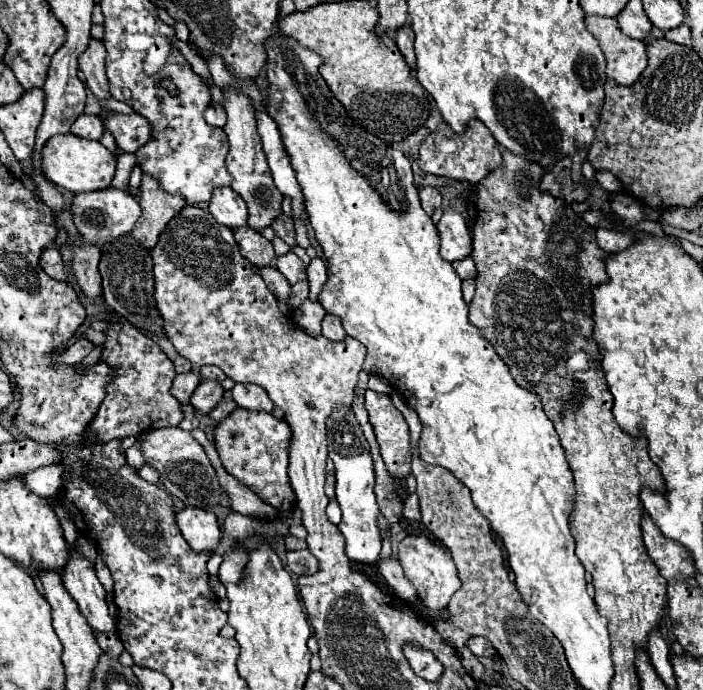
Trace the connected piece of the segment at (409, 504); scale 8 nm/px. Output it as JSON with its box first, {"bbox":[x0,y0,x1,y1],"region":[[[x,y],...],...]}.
{"bbox":[404,493,420,521],"region":[[[411,493],[404,501],[404,517],[412,521],[420,521],[420,503],[416,493]]]}

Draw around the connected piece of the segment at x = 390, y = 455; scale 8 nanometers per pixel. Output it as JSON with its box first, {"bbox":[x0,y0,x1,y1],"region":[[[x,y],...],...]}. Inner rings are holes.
{"bbox":[364,391,410,477],"region":[[[366,391],[364,407],[374,427],[380,455],[386,469],[394,477],[406,477],[410,473],[410,429],[402,413],[394,407],[392,399],[384,393]]]}

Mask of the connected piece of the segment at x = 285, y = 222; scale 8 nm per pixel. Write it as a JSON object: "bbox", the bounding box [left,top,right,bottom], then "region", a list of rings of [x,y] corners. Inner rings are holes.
{"bbox":[272,211,296,247],"region":[[[280,211],[280,215],[274,219],[272,229],[274,229],[274,233],[276,233],[280,239],[284,239],[290,247],[296,243],[296,241],[294,241],[294,221],[292,221],[288,215],[284,215],[282,211]]]}

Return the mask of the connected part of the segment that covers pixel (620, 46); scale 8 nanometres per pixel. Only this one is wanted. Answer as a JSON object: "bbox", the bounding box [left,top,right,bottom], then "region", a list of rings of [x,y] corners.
{"bbox":[586,17,648,85],"region":[[[586,17],[586,27],[588,31],[598,39],[602,51],[604,51],[604,57],[606,57],[606,73],[610,79],[614,79],[618,85],[632,85],[640,75],[642,71],[646,69],[648,65],[648,57],[646,57],[646,45],[642,41],[636,41],[636,39],[630,39],[626,37],[620,29],[618,29],[618,23],[616,19],[598,19],[598,17]]]}

